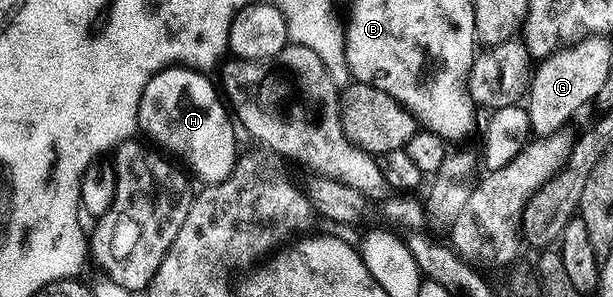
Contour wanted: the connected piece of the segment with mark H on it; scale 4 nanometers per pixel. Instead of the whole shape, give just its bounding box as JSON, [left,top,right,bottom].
[137,65,239,185]

